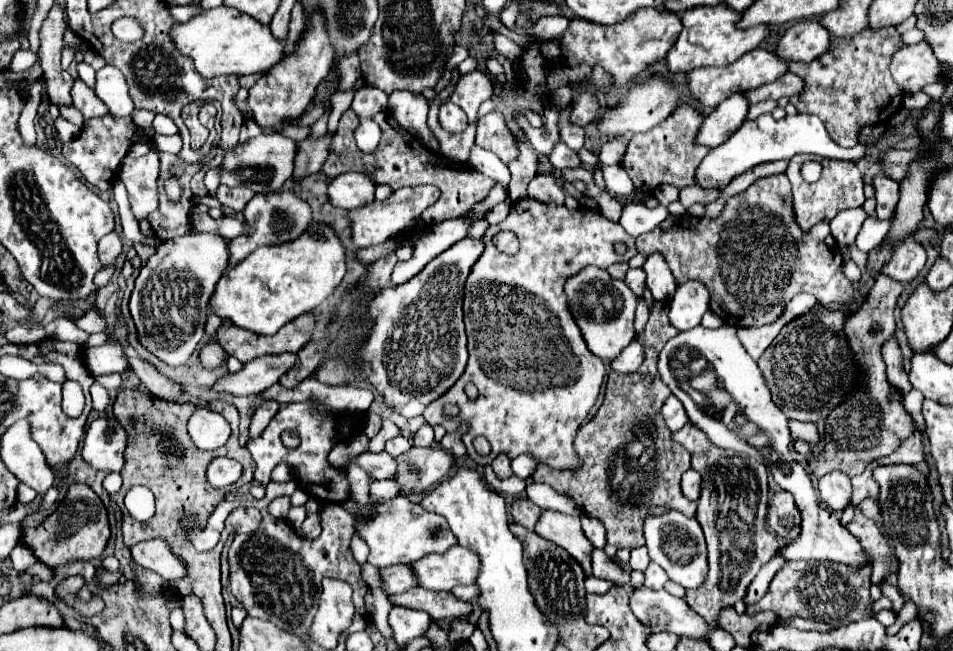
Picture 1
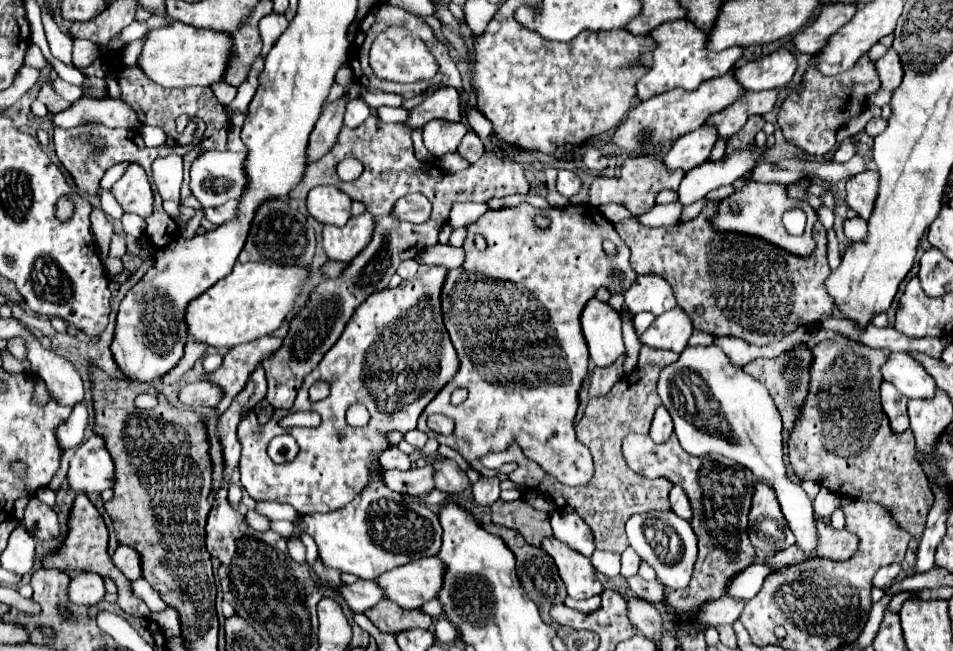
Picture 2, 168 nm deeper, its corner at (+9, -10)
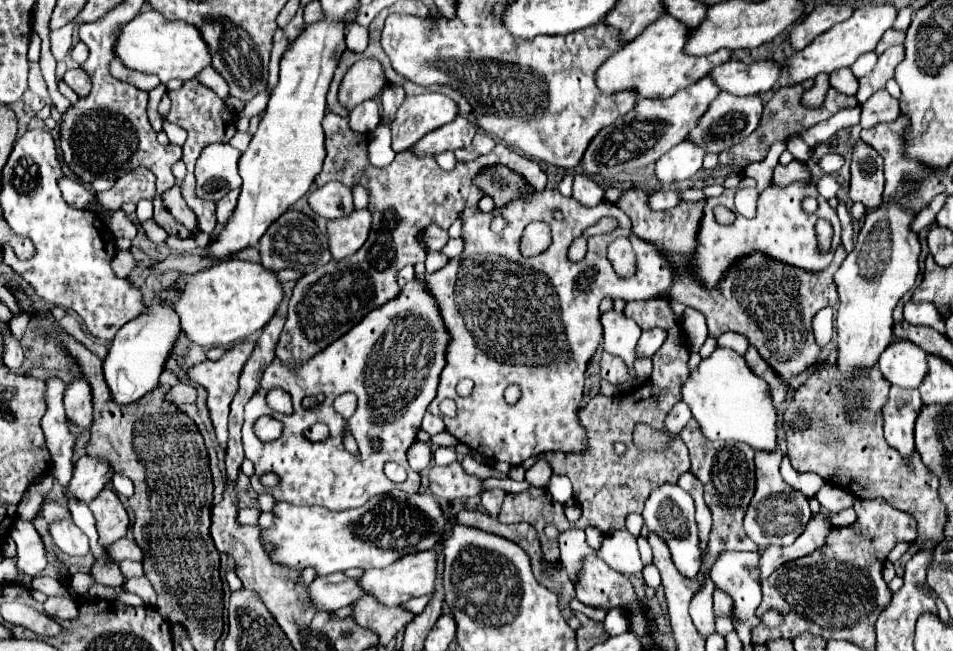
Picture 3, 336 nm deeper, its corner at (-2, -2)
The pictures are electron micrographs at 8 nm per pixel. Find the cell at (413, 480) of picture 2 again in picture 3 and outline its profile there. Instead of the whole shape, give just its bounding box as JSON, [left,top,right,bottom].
[429,462,483,500]

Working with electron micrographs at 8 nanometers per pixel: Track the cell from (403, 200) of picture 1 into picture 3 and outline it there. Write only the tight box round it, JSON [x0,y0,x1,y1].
[327,210,371,260]

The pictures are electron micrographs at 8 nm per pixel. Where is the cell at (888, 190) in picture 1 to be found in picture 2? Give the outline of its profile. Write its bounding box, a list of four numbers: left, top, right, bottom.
[846,170,878,218]

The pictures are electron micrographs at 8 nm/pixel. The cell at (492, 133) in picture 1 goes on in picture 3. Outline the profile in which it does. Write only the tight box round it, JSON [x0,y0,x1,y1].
[455,132,495,162]

